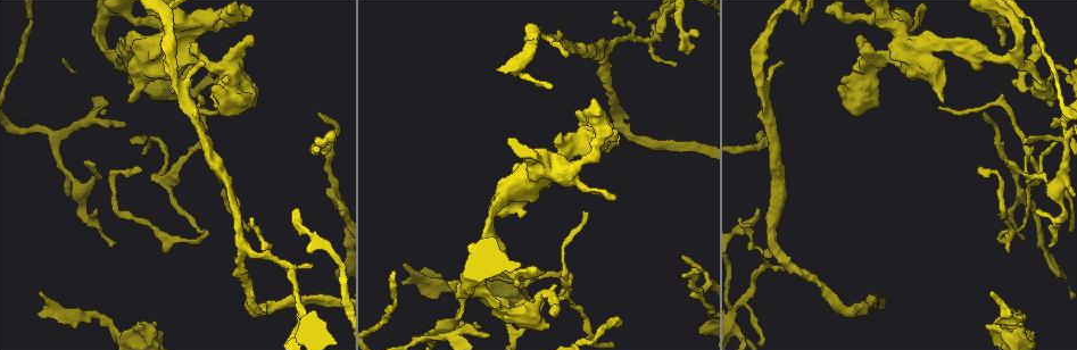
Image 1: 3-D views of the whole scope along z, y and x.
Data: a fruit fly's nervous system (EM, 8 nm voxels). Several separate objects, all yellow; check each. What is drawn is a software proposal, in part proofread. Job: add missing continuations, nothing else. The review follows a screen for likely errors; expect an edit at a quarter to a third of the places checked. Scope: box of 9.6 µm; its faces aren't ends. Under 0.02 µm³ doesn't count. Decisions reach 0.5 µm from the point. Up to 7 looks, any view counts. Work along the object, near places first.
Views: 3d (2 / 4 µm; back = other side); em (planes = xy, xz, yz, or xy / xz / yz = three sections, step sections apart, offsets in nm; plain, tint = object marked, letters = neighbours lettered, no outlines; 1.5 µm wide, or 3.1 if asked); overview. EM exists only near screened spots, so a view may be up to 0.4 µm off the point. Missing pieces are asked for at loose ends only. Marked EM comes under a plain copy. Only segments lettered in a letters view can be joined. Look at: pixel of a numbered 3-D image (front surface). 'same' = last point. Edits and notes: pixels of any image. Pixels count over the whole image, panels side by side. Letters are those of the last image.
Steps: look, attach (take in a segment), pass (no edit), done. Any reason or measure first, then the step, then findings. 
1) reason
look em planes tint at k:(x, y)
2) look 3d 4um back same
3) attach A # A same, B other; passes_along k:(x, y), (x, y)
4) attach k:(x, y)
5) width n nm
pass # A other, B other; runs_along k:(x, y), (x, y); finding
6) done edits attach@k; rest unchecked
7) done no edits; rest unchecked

tapers out
look 3d 4um at 1:(297, 209)

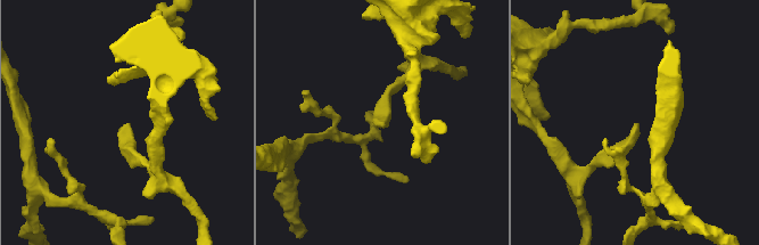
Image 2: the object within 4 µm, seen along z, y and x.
look em planes letters at 2:(382, 121)

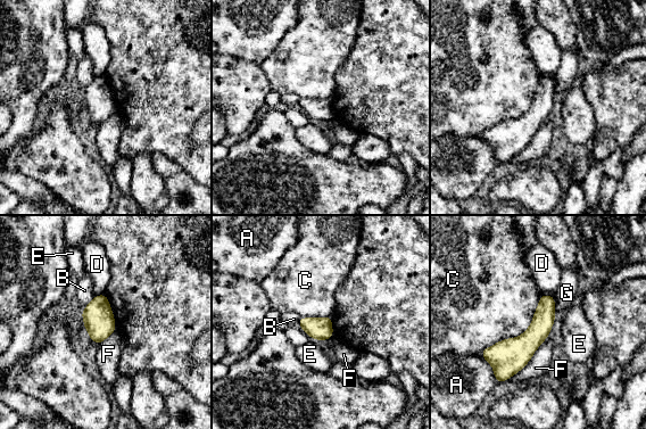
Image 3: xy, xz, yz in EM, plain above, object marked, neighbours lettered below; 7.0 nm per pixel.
pass # A other, B other, C other, D other, E other, F other, G other; border 3:(540, 295), (526, 330), (479, 352); no lettered segment goes on from it

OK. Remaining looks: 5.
tapers out
look em planes letters at 1:(565, 56)

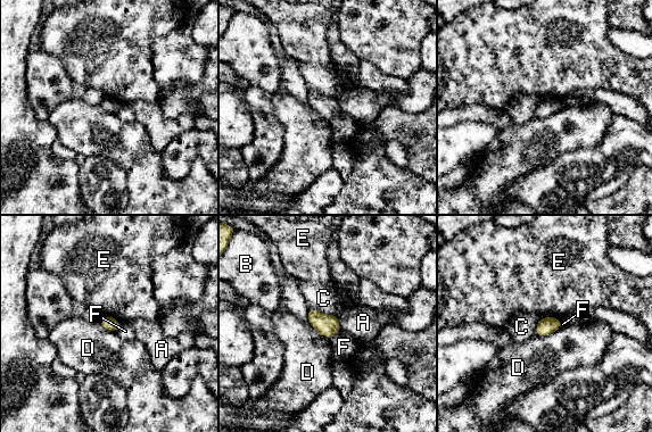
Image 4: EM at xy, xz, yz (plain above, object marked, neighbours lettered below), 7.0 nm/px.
pass # A other, B other, C other, D other, E other, F other; border 4:(559, 327), (545, 335), (535, 335); none of them fits

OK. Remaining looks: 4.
branch stops here
look em yz step 4 tint at 1:(859, 52)

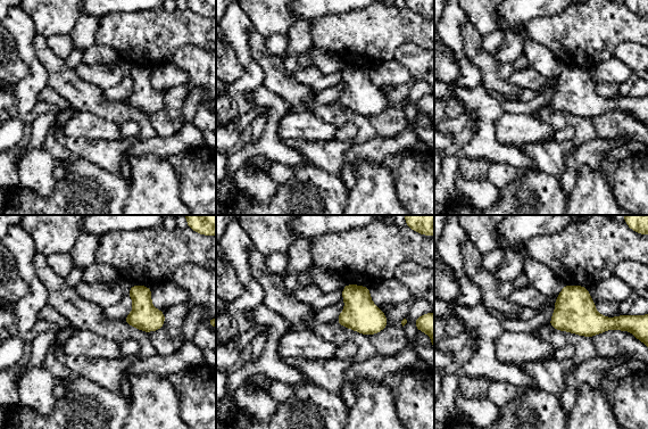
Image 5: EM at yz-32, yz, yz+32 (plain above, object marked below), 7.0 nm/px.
look em planes letters same

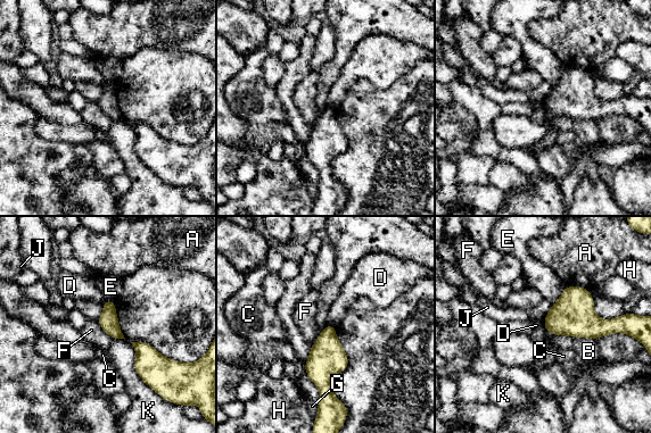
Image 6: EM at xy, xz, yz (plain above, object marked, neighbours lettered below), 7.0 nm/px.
pass # A other, B other, C other, D other, E other, F other, G other, H other, J other, K other; border 6:(102, 304), (102, 313), (97, 319); no lettered segment goes on from it

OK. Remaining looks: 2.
done no edits; rest unchecked

